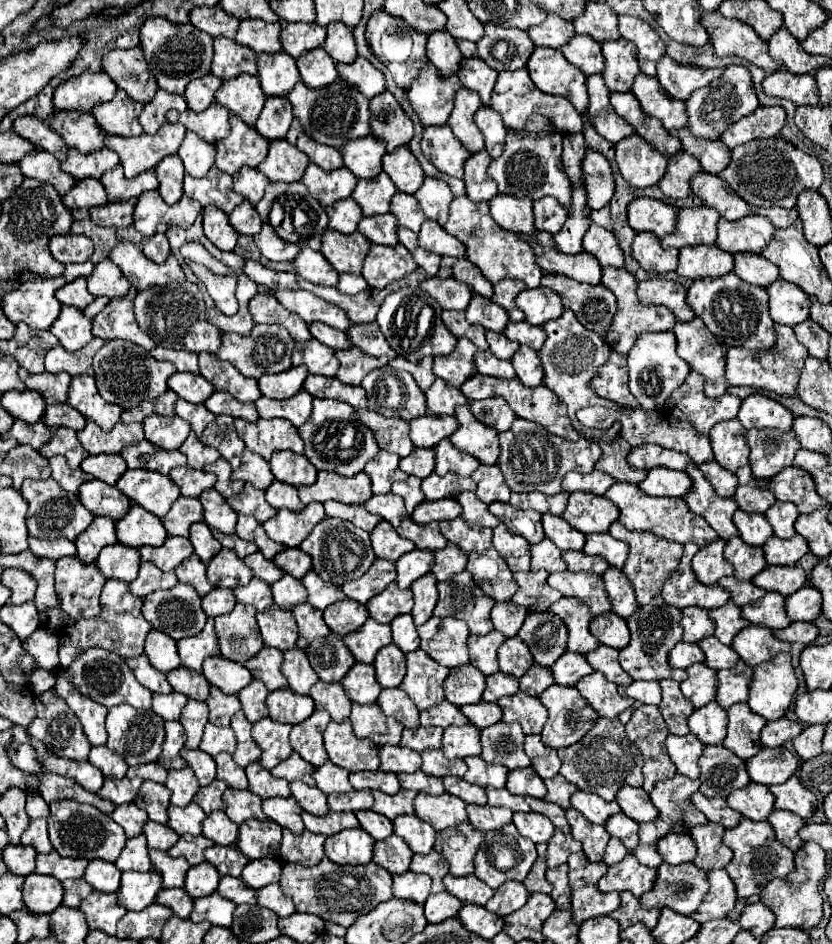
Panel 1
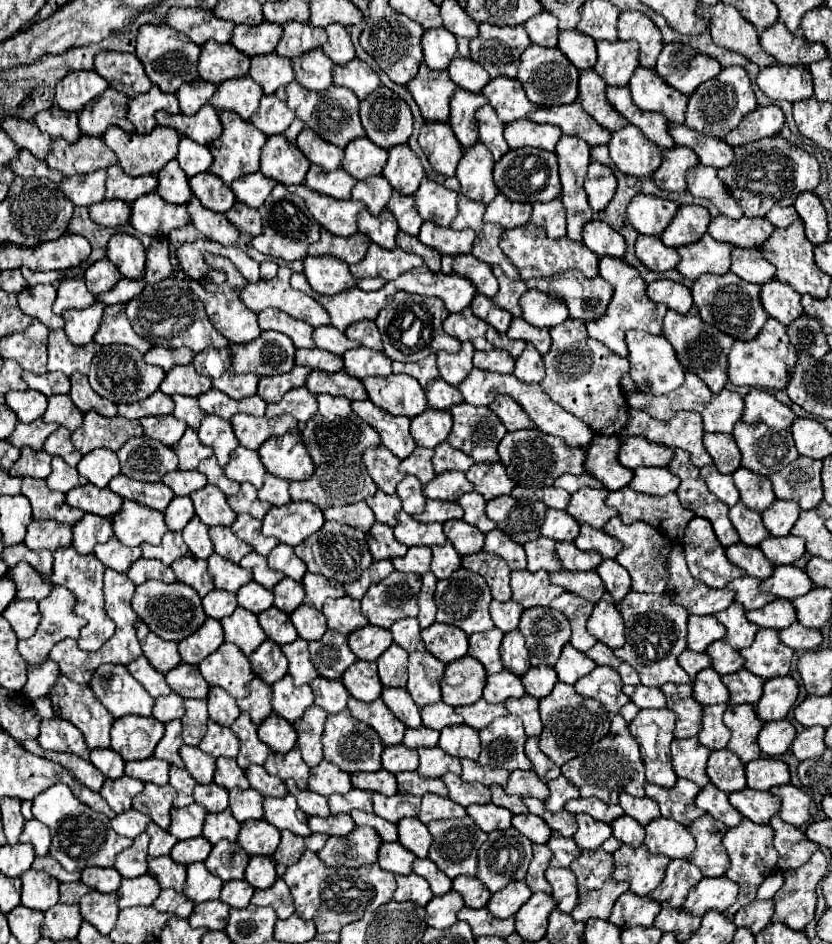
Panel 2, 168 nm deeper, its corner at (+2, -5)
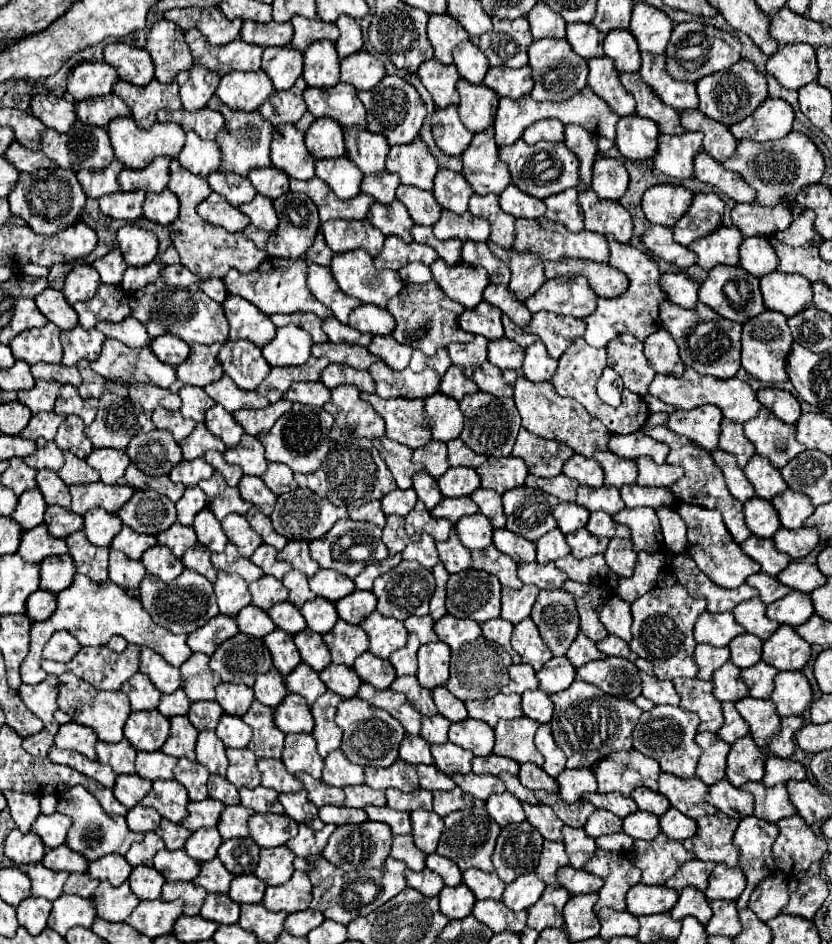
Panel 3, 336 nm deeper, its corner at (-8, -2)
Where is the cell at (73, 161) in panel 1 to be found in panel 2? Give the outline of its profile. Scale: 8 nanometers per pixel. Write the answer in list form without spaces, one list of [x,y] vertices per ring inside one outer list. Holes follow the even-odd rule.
[[[81,135],[75,143],[53,139],[45,161],[49,167],[61,171],[65,177],[93,173],[97,169],[107,169],[117,163],[115,153],[105,147],[103,139],[87,135]]]

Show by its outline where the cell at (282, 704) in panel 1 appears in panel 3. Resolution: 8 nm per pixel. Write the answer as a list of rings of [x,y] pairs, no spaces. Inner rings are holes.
[[[303,662],[285,678],[285,686],[287,686],[287,692],[303,696],[309,706],[327,690],[325,684],[321,682],[319,674],[313,672],[313,670],[311,670],[307,664],[303,664]]]

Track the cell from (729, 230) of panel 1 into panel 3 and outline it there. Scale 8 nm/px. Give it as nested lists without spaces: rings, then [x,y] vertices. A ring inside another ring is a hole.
[[[735,204],[731,210],[731,220],[743,236],[771,236],[789,228],[793,216],[791,204],[777,204],[769,208],[759,204]]]

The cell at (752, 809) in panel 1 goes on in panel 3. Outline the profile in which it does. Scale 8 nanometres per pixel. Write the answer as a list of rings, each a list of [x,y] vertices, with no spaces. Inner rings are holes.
[[[747,782],[741,786],[741,790],[751,792],[755,798],[755,816],[763,818],[767,822],[777,822],[781,818],[787,818],[795,814],[795,806],[791,804],[787,796],[785,784],[777,784],[773,788],[765,788],[761,782]]]

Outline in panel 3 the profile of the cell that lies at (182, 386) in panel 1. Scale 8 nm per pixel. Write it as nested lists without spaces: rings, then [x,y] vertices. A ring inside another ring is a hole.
[[[193,344],[189,358],[177,366],[177,380],[171,384],[171,392],[179,392],[183,386],[207,386],[211,382],[221,380],[223,370],[217,364],[217,352],[221,344],[201,346]]]

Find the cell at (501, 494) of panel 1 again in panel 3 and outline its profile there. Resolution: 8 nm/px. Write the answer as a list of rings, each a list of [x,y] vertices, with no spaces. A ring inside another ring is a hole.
[[[487,458],[479,468],[477,474],[481,478],[483,488],[491,488],[497,494],[503,494],[511,488],[519,488],[525,484],[527,468],[525,462],[519,458]]]

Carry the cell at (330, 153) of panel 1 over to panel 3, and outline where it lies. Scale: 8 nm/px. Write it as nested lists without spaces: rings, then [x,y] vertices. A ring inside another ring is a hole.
[[[317,118],[305,132],[305,146],[315,158],[341,158],[345,156],[343,130],[335,120]]]

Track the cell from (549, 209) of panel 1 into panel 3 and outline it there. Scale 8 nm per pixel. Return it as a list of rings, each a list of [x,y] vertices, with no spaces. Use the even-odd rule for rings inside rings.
[[[569,188],[555,196],[547,196],[543,200],[547,206],[545,218],[563,224],[571,232],[581,232],[583,230],[583,212],[579,208],[577,194],[579,194],[577,188]]]

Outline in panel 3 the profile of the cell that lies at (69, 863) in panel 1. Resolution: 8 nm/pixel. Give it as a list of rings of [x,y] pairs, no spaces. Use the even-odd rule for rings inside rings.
[[[59,846],[55,850],[49,850],[45,854],[45,858],[41,860],[43,866],[47,866],[49,870],[65,870],[65,872],[85,872],[87,870],[87,860],[83,860],[81,854],[73,852],[67,846]]]

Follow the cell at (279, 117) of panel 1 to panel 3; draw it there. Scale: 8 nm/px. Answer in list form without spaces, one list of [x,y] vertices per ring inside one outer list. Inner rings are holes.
[[[297,78],[297,82],[289,90],[271,92],[271,96],[259,108],[261,116],[269,120],[275,128],[281,124],[295,124],[307,110],[301,96],[305,88],[307,88],[305,80]]]

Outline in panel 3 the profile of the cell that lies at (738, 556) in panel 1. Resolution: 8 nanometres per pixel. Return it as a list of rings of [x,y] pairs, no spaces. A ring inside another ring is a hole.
[[[751,536],[741,544],[741,550],[761,566],[761,572],[767,572],[769,576],[777,576],[791,560],[785,554],[775,550],[771,538],[761,540],[761,538]]]

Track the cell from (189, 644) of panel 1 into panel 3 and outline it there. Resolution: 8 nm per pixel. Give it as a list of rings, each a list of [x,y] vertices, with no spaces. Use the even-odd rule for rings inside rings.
[[[217,614],[215,620],[209,620],[203,628],[191,632],[187,638],[187,644],[193,652],[203,652],[203,654],[211,656],[219,644],[223,644],[225,640],[229,640],[237,632],[239,630],[237,630],[235,618],[225,616],[225,614]]]

